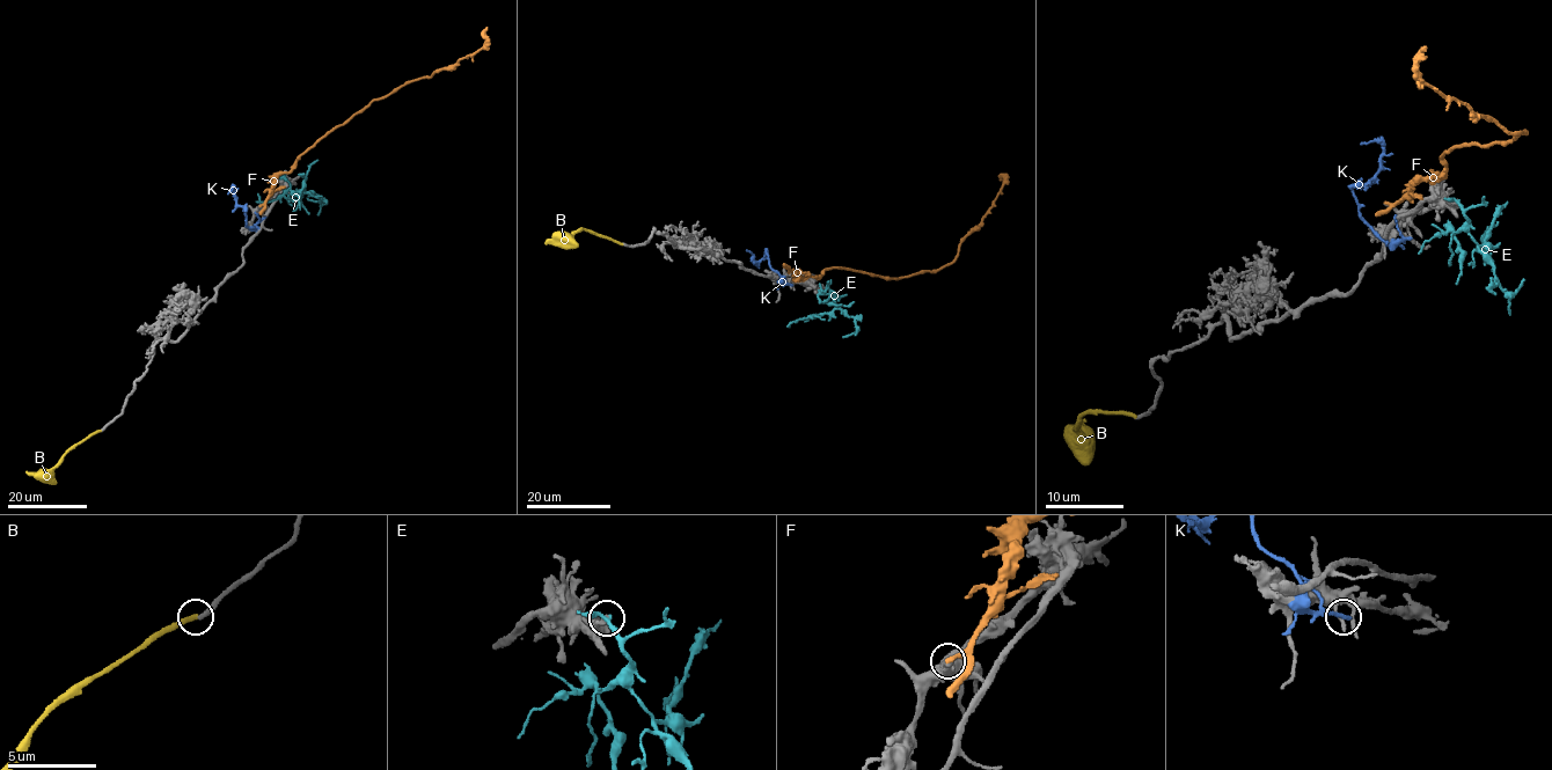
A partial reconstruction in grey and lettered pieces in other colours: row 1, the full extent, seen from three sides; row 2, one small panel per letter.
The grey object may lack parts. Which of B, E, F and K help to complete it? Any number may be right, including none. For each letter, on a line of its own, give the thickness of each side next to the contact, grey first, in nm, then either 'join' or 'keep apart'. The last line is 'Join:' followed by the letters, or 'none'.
B: 240 nm thick on the grey side, 280 nm on the other; join
E: 220 nm thick on the grey side, 240 nm on the other; keep apart
F: 200 nm thick on the grey side, 220 nm on the other; keep apart
K: 220 nm thick on the grey side, 240 nm on the other; keep apart
Join: B

